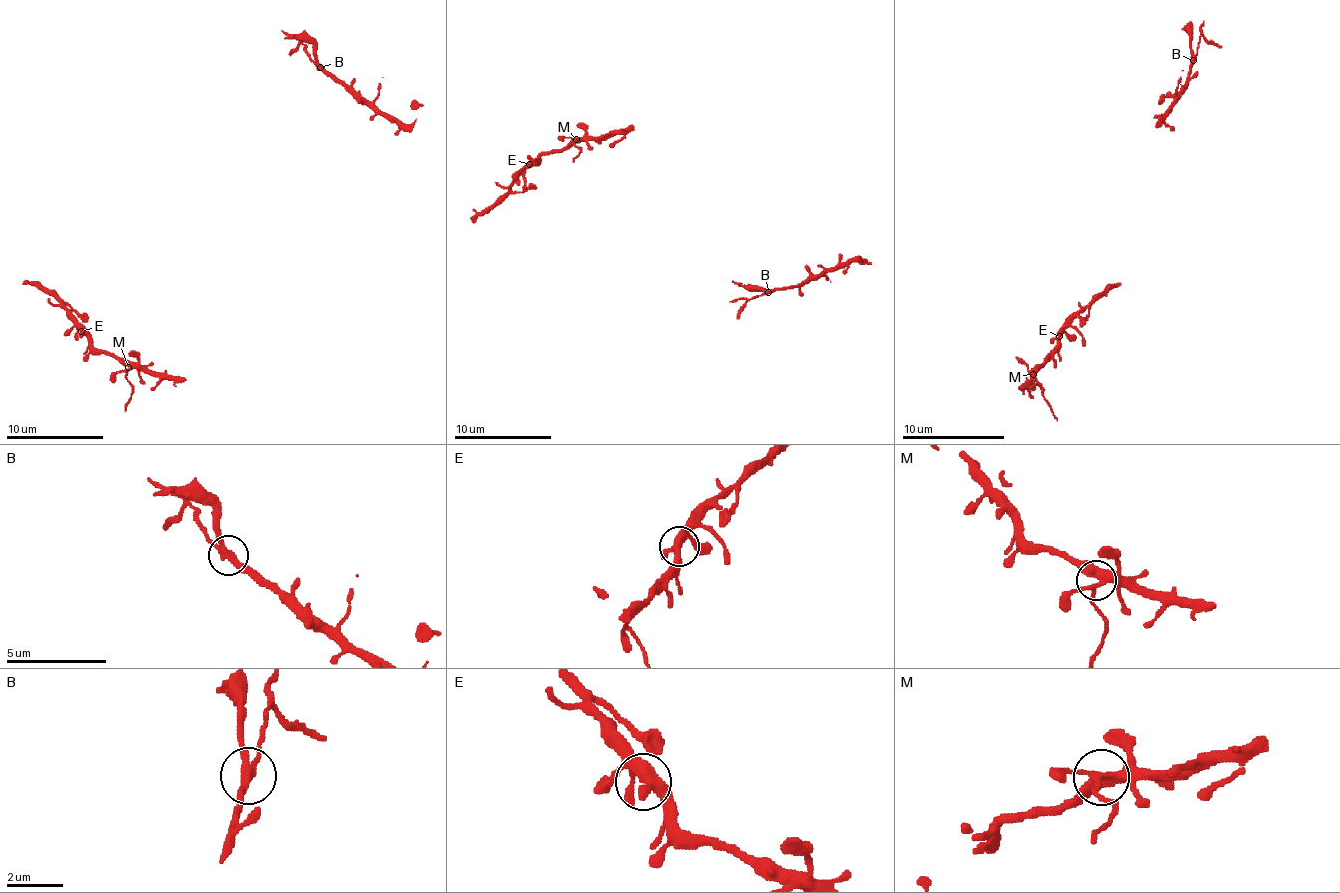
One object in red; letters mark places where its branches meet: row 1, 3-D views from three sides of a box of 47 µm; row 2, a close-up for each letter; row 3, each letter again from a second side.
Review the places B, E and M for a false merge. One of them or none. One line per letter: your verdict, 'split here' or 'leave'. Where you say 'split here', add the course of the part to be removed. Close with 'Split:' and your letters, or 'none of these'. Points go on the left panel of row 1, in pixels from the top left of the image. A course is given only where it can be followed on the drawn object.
B: split here | (320, 68), (300, 44), (288, 53)
E: leave
M: leave
Split: B

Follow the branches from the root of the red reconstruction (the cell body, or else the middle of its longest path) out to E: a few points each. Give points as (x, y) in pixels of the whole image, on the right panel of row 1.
E: (1023, 384), (1043, 364), (1059, 336)

